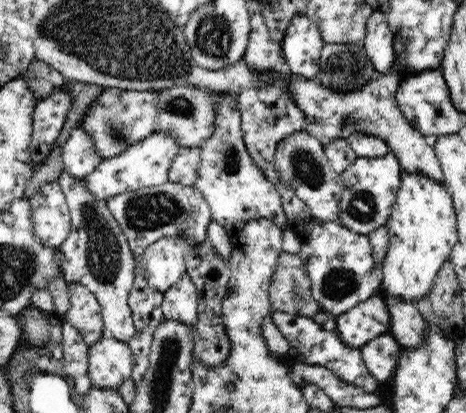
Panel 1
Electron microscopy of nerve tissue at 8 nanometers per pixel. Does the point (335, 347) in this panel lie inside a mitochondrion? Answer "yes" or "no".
no

